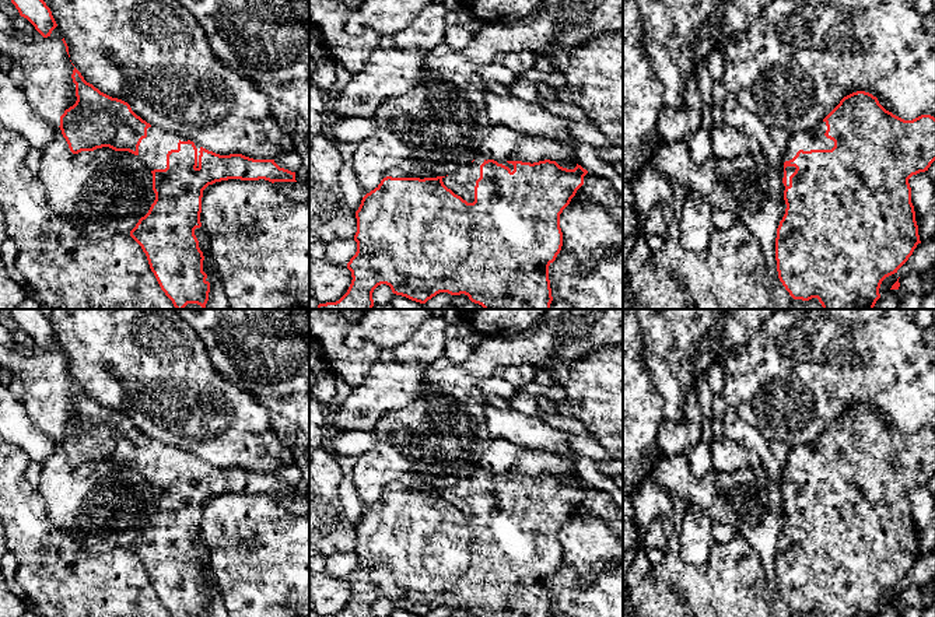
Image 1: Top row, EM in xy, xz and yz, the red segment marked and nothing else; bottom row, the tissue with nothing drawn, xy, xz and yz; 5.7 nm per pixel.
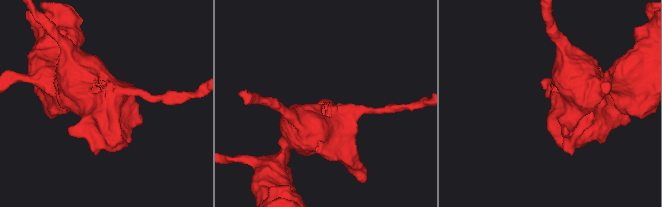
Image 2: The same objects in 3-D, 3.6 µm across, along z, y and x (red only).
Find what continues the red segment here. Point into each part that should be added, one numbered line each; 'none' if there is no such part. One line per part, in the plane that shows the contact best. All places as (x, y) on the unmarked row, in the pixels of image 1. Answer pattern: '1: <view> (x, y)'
1: xz (462, 495)

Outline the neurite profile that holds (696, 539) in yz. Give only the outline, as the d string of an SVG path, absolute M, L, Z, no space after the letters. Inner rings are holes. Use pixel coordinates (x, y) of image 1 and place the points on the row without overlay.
M686 508L679 536L679 557L686 565L704 565L710 561L712 537L712 519L703 509Z

